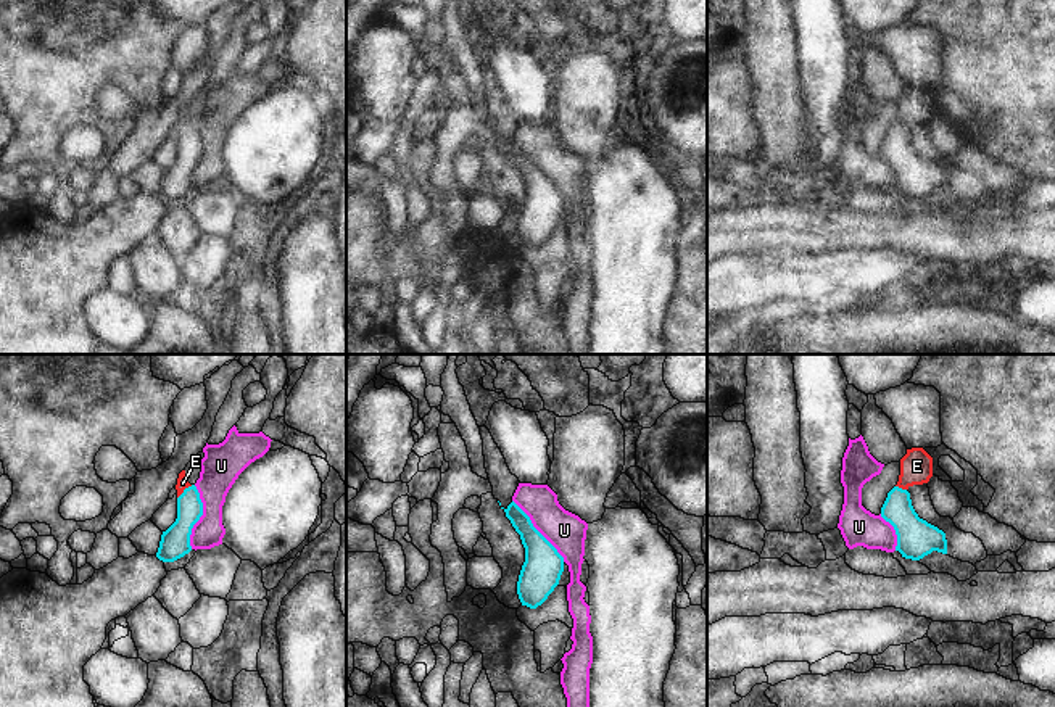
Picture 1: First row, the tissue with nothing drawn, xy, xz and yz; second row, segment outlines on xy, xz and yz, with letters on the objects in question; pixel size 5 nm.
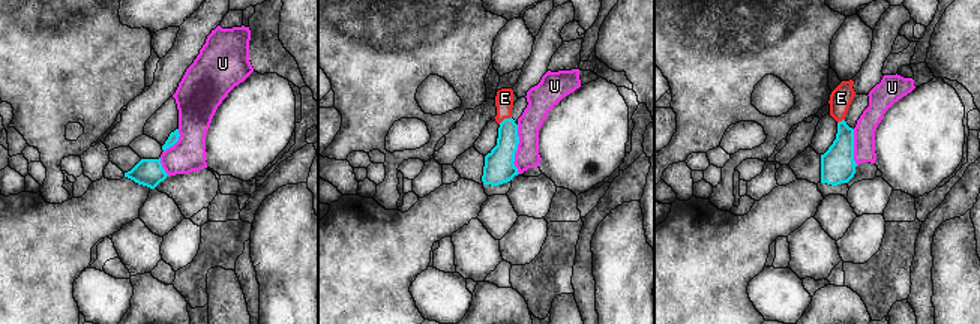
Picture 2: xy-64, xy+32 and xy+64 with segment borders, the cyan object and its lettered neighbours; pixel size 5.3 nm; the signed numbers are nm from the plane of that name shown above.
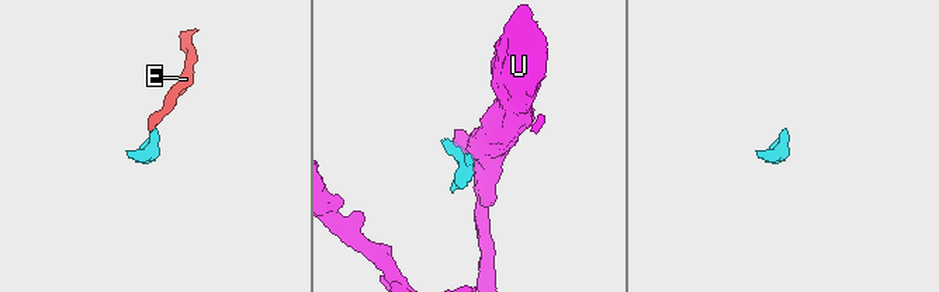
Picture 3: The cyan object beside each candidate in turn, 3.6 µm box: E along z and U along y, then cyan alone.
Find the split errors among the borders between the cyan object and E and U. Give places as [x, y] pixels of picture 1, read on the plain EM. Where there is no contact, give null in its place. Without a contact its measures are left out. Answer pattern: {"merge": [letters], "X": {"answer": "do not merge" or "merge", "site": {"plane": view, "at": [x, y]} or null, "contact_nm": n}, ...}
{"merge": ["E"], "E": {"answer": "merge", "site": {"plane": "xy", "at": [184, 129]}, "contact_nm": 100}, "U": {"answer": "do not merge", "site": {"plane": "xy", "at": [200, 155]}, "contact_nm": 320}}

